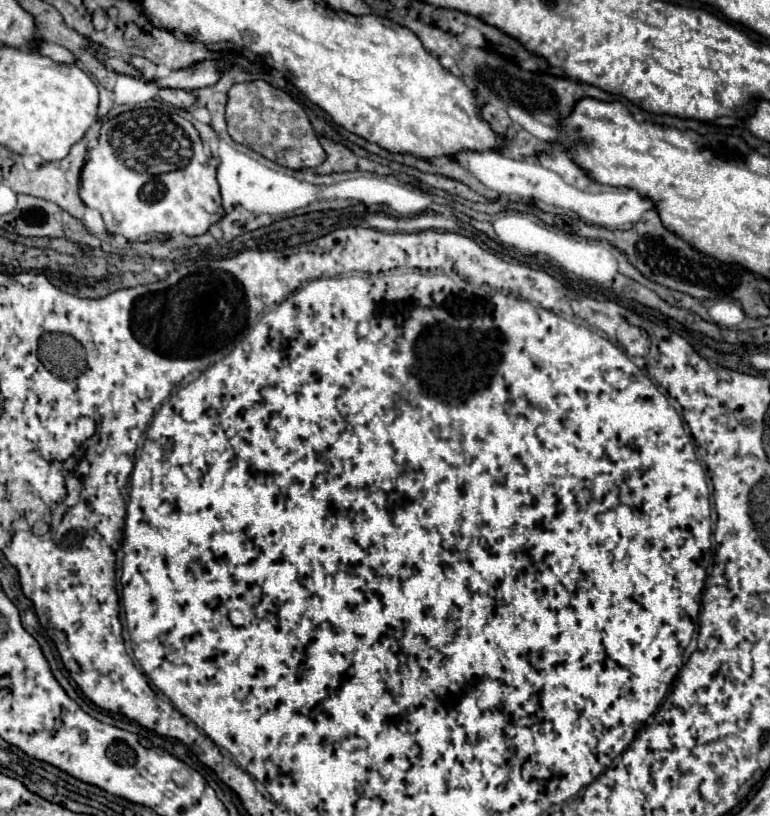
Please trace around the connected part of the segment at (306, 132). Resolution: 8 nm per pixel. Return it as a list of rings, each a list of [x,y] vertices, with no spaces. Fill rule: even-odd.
[[[264,80],[234,84],[228,92],[226,106],[228,134],[238,144],[252,148],[264,158],[294,170],[316,168],[324,162],[324,150],[310,126],[310,120],[300,104],[296,104],[286,92],[270,86]]]

